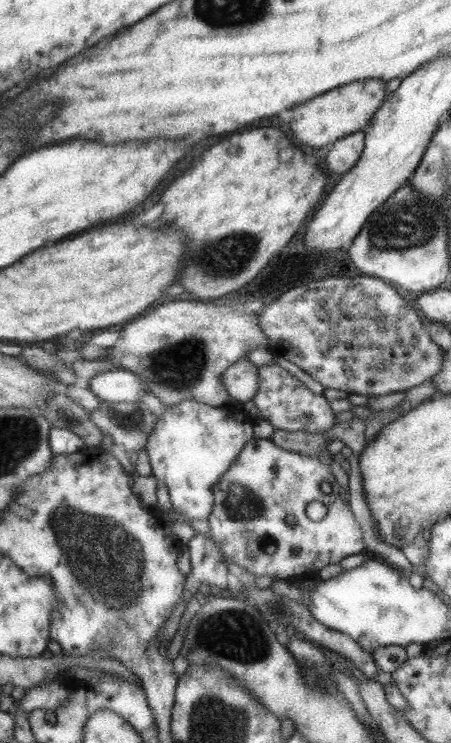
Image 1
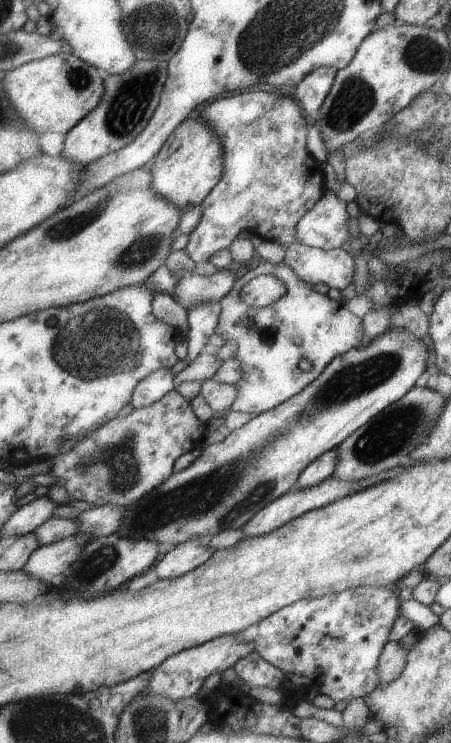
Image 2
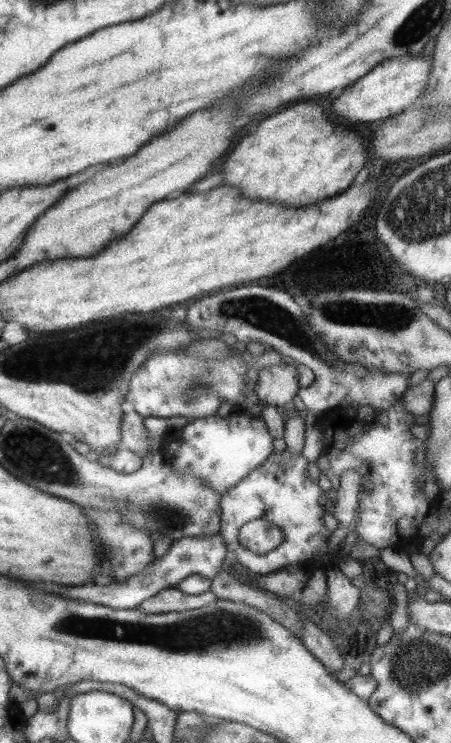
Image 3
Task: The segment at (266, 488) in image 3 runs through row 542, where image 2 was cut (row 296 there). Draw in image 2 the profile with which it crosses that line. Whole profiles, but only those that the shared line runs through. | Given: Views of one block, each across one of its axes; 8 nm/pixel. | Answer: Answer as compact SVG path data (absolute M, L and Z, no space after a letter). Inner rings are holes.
M259 260L255 268L239 274L235 278L231 290L218 302L220 304L220 315L214 333L219 335L223 342L235 342L237 346L238 363L241 365L242 375L236 382L236 397L231 403L231 411L247 412L247 414L261 414L270 408L276 407L280 402L287 400L290 396L296 395L302 388L305 388L322 370L325 365L334 357L347 352L350 348L359 347L359 342L363 338L362 320L358 316L351 314L343 301L330 299L327 295L320 295L313 290L310 284L297 278L297 275L284 264ZM259 274L271 274L279 279L286 287L286 291L277 298L275 302L261 308L246 306L239 298L239 291L251 278ZM251 318L252 325L246 326L245 319ZM301 358L309 360L311 367L303 371L297 367L297 362Z

